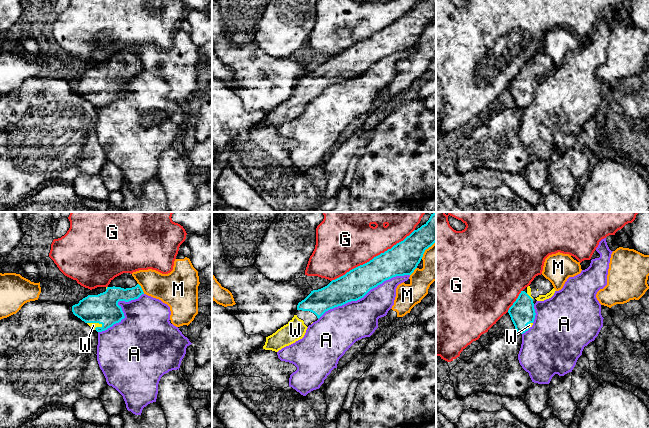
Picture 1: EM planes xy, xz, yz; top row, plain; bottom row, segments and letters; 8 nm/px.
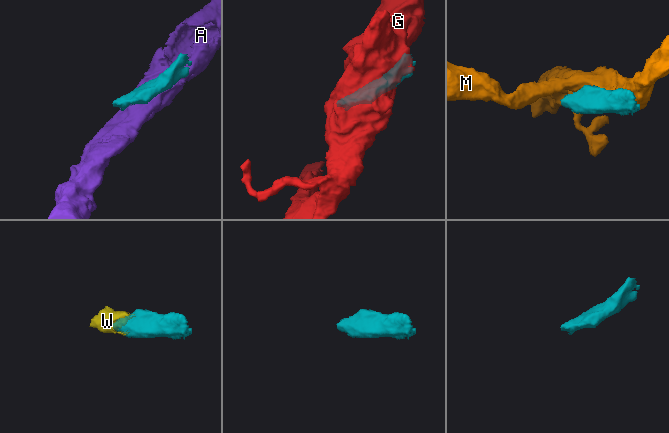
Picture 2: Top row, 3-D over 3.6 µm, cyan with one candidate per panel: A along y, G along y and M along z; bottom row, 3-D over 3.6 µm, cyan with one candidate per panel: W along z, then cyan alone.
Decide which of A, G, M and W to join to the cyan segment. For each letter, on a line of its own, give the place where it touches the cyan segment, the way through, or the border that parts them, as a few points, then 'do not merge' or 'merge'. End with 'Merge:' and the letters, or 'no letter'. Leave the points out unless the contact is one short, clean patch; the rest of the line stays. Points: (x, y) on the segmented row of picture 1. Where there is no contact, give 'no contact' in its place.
A: xz (363, 296) | do not merge
G: xz (373, 258) | do not merge
M: xy (141, 288) | do not merge
W: xy (95, 322) | across xy (103, 308), (95, 322), (93, 325) | merge
Merge: W

